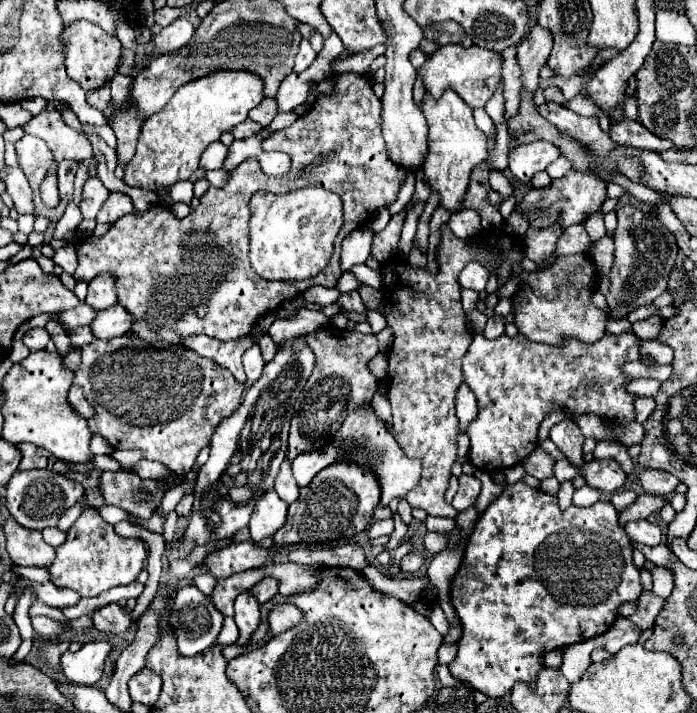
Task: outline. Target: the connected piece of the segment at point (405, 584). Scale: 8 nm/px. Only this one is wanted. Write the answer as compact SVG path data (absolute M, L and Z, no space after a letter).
M368 566L364 570L364 576L374 584L376 590L380 592L386 592L402 602L408 602L412 604L414 600L420 598L420 594L424 592L424 588L430 584L430 580L426 576L422 578L406 578L406 580L396 580L396 578L390 578L390 576L384 576L378 568L374 566Z

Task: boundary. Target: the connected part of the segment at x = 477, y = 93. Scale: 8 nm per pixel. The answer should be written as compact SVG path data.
M446 44L440 46L434 54L428 56L426 64L418 70L426 94L432 98L440 98L444 90L454 90L470 108L484 108L488 98L492 98L498 82L500 82L500 70L502 70L502 56L492 50L482 50L476 46L464 48L460 44Z

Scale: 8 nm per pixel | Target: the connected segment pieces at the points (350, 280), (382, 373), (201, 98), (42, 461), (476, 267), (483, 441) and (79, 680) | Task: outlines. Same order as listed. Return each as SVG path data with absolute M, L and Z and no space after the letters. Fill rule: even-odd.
M346 272L346 274L342 274L340 276L340 280L338 280L338 284L336 284L336 288L344 294L344 292L348 292L348 290L358 290L362 286L362 282L352 274L352 272Z
M376 354L376 356L368 362L368 370L370 370L378 380L386 378L386 374L388 374L388 356L386 356L386 354Z
M214 72L180 86L166 108L142 124L136 154L124 168L124 182L158 192L180 180L190 180L208 144L220 140L220 134L234 128L238 122L244 122L248 112L264 100L264 96L260 96L262 84L260 78L248 72Z
M16 444L16 448L22 454L18 470L34 470L34 468L48 468L60 474L66 474L68 468L62 460L52 456L46 448L36 448L34 444Z
M468 262L466 268L460 272L460 284L462 288L472 288L472 290L482 292L486 288L488 276L490 272L486 266L482 266L480 262Z
M632 332L620 334L616 338L606 336L596 344L580 344L578 340L572 340L572 344L564 344L564 348L552 348L542 342L530 342L522 334L514 338L502 334L496 340L488 340L482 334L476 334L468 352L462 358L464 380L474 390L480 410L476 420L470 422L470 426L466 428L466 434L470 438L468 460L478 470L484 470L488 474L502 470L502 466L510 468L514 464L520 464L536 448L538 426L554 406L560 406L568 414L568 418L574 418L578 414L600 414L602 418L616 424L634 422L636 396L624 390L624 384L630 382L630 378L622 372L624 362L632 360L640 360L638 338Z
M98 640L84 644L78 652L64 652L60 658L60 666L70 684L94 686L104 672L104 662L112 650L112 642Z

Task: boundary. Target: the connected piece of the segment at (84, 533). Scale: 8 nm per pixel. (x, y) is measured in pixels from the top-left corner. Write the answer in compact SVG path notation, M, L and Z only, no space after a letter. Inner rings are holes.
M94 508L80 514L74 526L66 532L66 542L56 548L56 558L48 566L50 582L56 588L70 588L80 596L98 596L114 586L124 586L136 580L144 570L146 548L138 538L122 538L114 532L114 526L106 524Z

